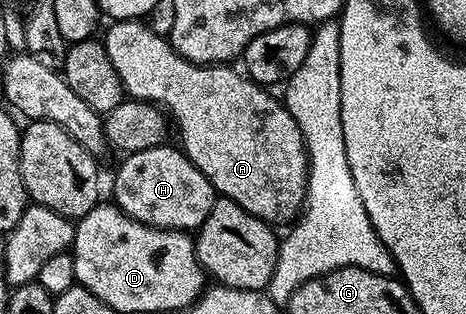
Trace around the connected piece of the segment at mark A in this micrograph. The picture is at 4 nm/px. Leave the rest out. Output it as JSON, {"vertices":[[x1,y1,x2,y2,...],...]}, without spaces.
{"vertices":[[139,19,111,23,111,26,107,29,107,34,102,34,101,40,105,51,109,55,109,61,113,63,113,69,117,71,117,75,121,79,124,94,136,101,150,101,152,105,159,106,164,114,169,115,170,120,173,122,174,132,175,129,179,132,178,148,182,149,185,156,191,160,193,167,197,167,197,171,201,171,201,175,205,175,205,179,209,179,209,183,215,188,218,196,233,199,233,203,245,207,245,211,257,215,261,220,275,227,280,227,279,225,283,224,283,226,286,226,298,218,303,207,303,199,307,196,307,148,303,142,301,127,297,127,297,119,293,119,291,112,288,111,286,105,283,104,276,94,275,97,271,94,274,92,268,91,264,86,258,85,256,81,252,81,250,77,244,75,238,68,236,68,237,70,231,69,235,67,232,67,230,64,198,65,192,61,186,61,180,53,175,52,175,48,171,46,167,37,155,34,147,23]]}

